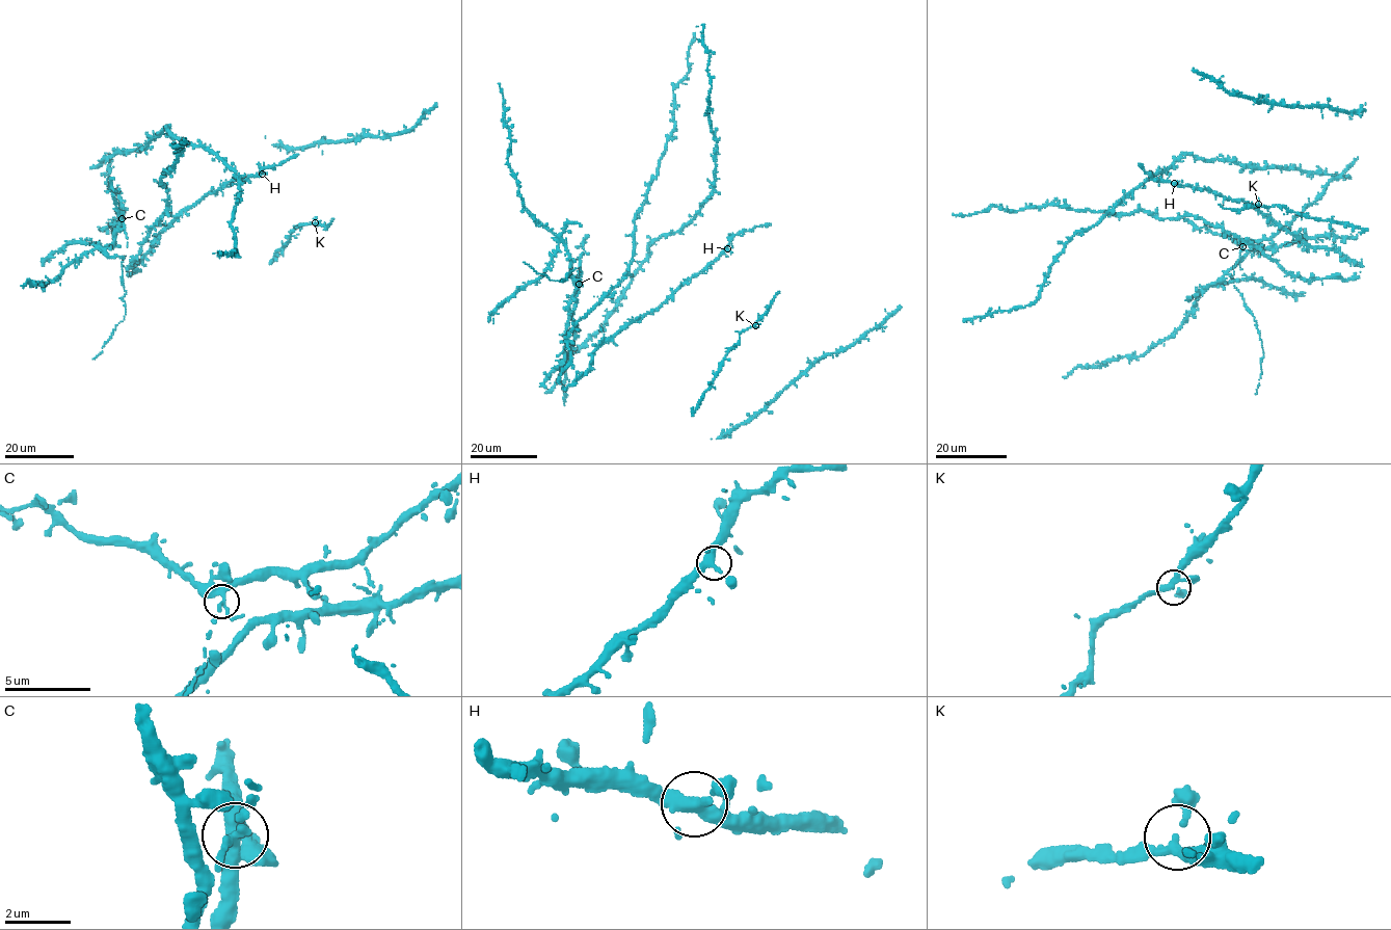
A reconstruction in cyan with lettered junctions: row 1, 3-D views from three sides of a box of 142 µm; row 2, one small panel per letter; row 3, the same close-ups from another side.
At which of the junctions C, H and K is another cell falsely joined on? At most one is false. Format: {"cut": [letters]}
{"cut": ["C"]}

